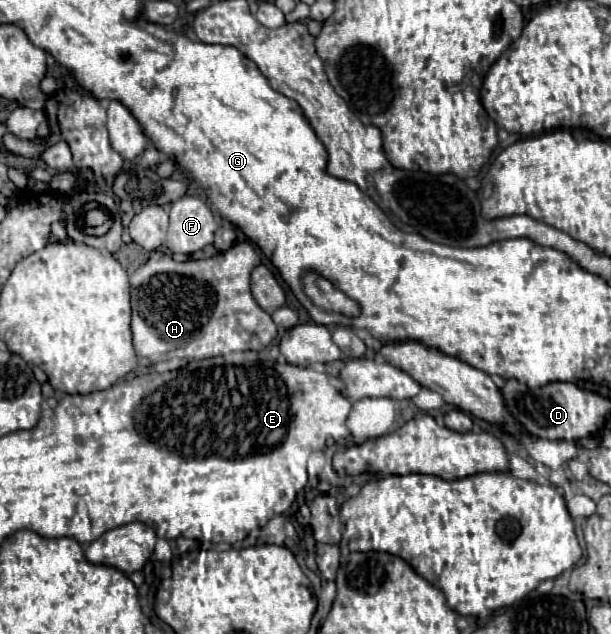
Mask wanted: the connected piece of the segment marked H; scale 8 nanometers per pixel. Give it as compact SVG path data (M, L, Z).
M236 243L224 253L202 261L174 261L172 255L154 251L150 259L130 275L132 287L132 335L138 357L164 361L168 357L216 357L232 351L260 351L272 343L278 329L270 315L258 307L250 293L250 273L260 263L258 253L250 243Z

